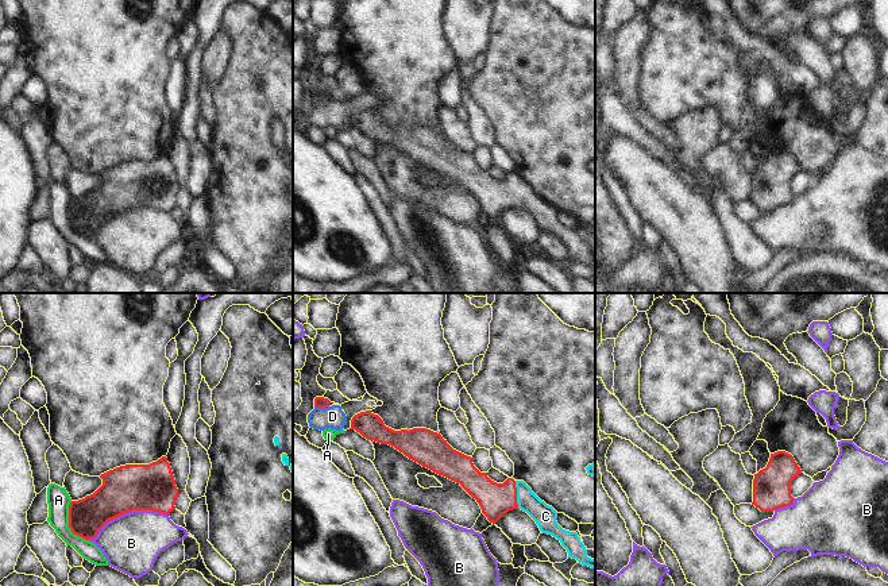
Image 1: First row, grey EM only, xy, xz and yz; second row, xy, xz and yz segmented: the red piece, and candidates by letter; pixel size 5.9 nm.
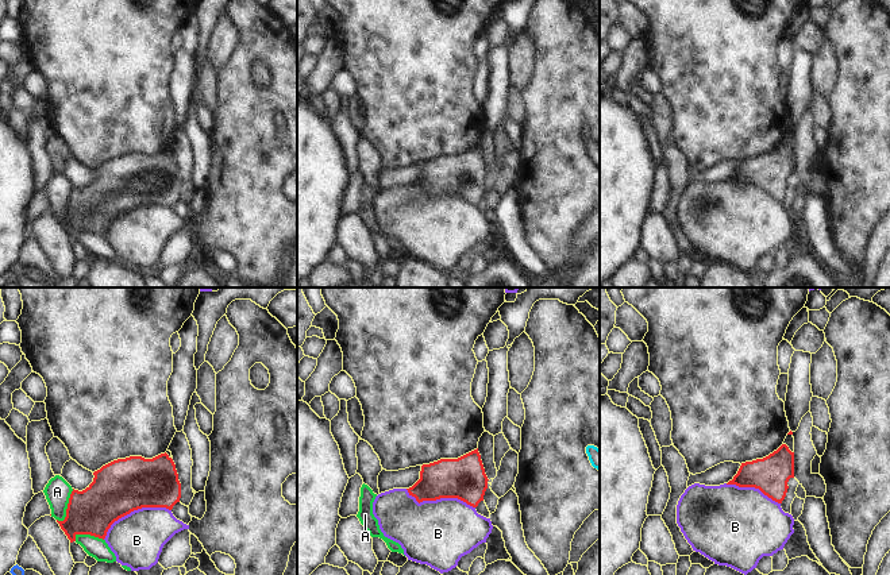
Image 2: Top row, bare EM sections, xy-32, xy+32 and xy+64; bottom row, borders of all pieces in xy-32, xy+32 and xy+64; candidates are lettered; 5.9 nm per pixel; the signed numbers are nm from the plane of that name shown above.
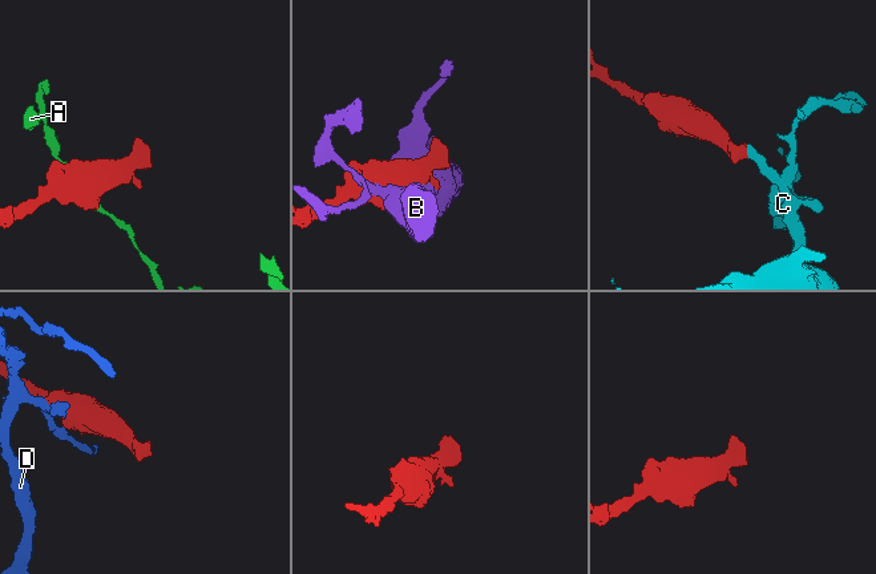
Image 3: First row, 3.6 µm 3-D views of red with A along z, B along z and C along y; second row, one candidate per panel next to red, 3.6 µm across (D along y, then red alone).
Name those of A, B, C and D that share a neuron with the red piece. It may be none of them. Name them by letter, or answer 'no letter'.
C

